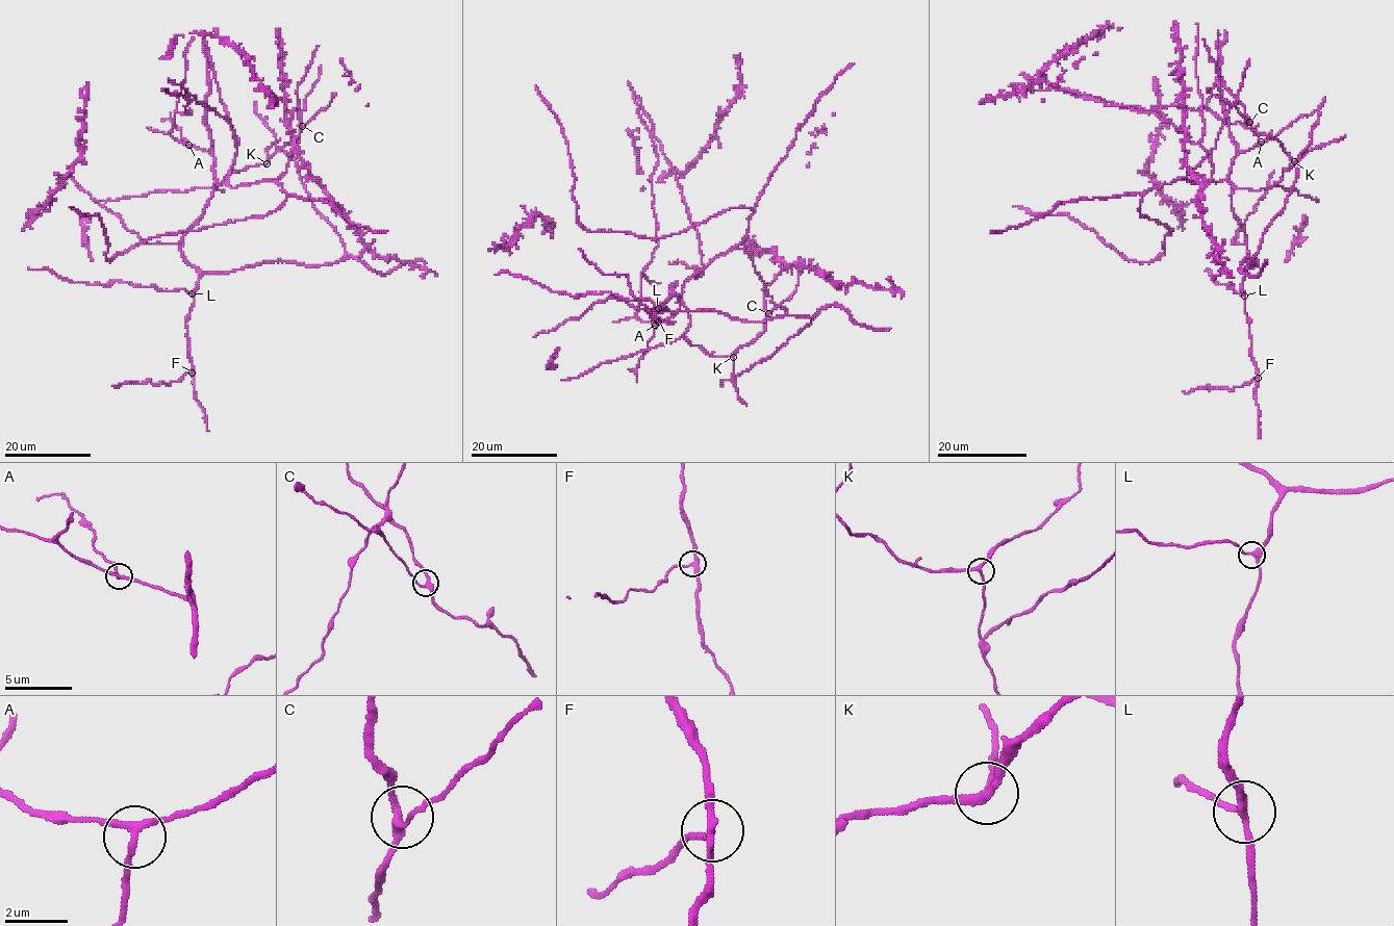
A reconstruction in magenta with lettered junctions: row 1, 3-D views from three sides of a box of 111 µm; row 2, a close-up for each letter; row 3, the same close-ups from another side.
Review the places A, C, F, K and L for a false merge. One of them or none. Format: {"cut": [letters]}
{"cut": ["F"]}

